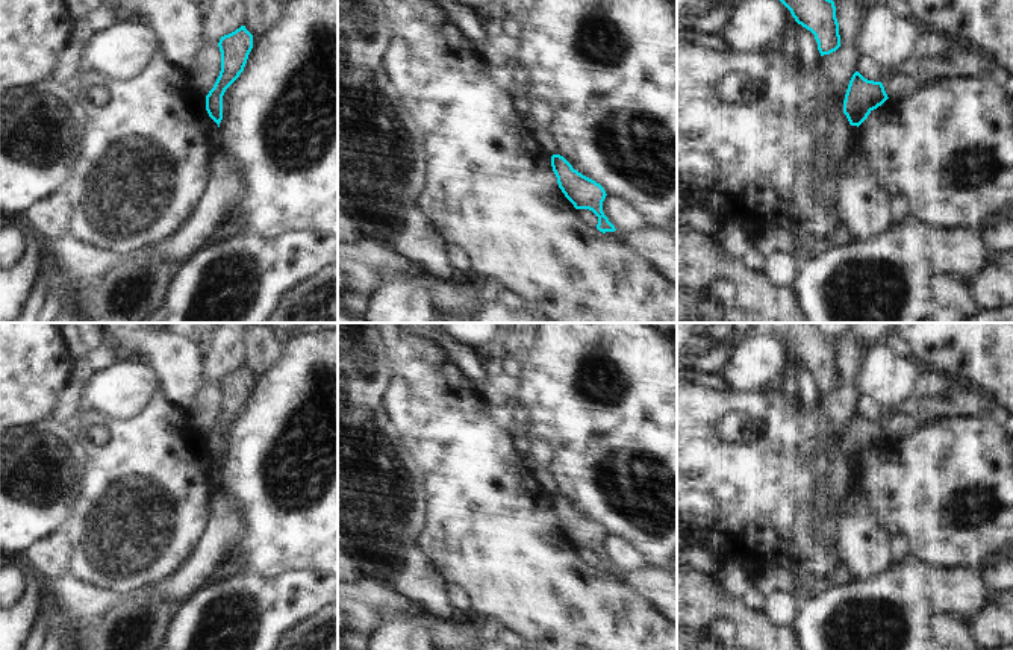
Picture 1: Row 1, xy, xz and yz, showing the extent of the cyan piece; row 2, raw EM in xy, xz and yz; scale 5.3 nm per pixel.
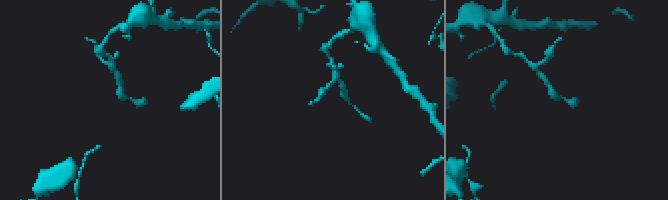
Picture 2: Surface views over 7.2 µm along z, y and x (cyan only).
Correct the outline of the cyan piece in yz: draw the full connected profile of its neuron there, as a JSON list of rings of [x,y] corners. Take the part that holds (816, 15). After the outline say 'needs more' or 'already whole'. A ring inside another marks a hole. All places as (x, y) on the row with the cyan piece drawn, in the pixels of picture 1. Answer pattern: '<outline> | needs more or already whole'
[[[780,0],[795,21],[810,30],[818,42],[821,56],[840,47],[839,23],[833,0]]] | already whole

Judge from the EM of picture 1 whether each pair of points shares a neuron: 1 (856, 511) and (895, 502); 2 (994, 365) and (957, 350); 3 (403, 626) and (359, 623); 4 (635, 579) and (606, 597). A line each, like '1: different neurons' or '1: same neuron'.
1: different neurons
2: same neuron
3: different neurons
4: different neurons

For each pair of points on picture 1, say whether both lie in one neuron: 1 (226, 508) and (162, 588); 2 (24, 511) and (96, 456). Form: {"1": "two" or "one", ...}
{"1": "one", "2": "two"}

